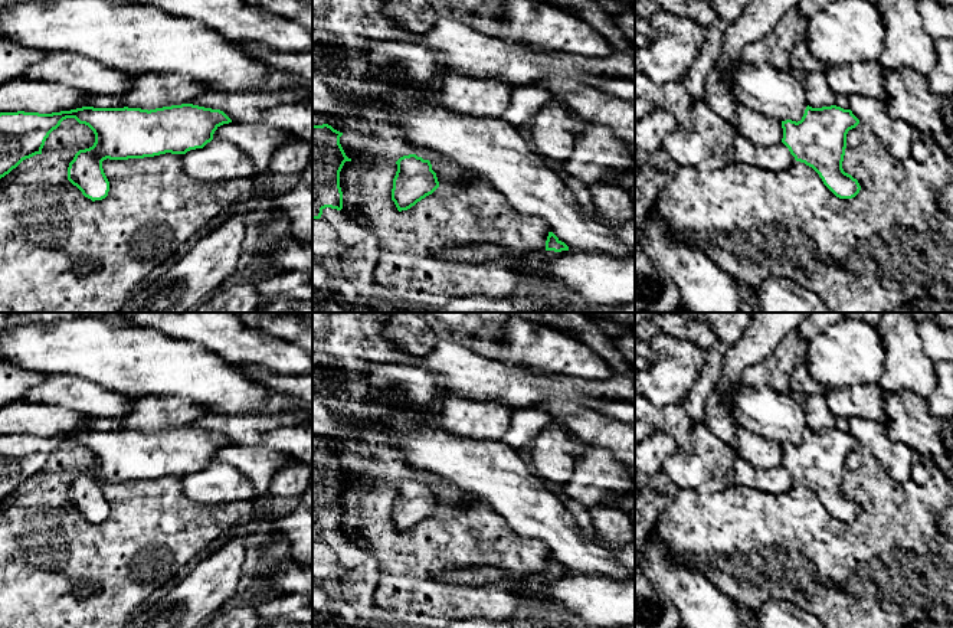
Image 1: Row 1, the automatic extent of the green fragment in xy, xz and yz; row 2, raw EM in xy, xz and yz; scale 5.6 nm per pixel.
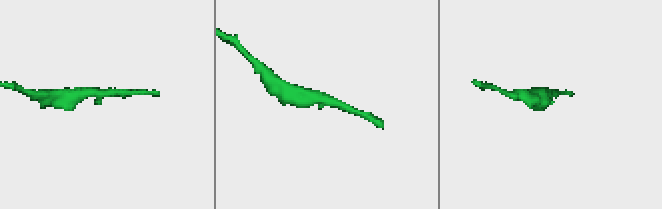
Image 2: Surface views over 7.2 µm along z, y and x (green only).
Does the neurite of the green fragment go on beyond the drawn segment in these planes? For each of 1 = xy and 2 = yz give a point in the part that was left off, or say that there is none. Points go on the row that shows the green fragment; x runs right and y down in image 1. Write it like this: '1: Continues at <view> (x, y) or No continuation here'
1: No continuation here
2: No continuation here

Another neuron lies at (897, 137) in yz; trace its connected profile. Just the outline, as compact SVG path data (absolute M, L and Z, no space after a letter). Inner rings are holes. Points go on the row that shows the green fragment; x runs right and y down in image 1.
M851 95L849 109L867 124L894 158L910 157L913 143L921 137L917 128L887 114L885 102L872 97Z

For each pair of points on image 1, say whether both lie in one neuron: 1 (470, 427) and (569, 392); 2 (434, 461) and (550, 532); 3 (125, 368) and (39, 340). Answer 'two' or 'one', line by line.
1: two
2: one
3: one

